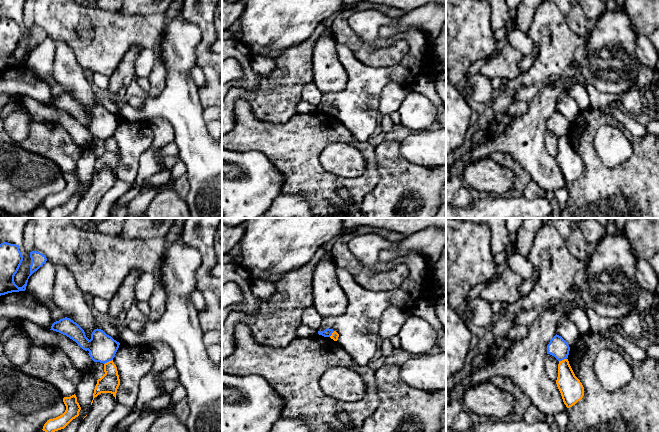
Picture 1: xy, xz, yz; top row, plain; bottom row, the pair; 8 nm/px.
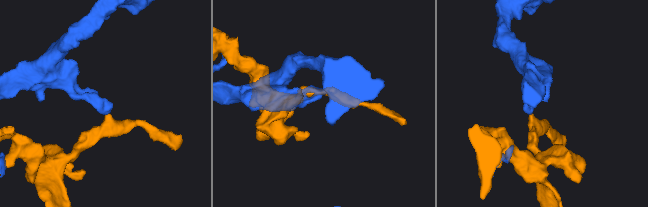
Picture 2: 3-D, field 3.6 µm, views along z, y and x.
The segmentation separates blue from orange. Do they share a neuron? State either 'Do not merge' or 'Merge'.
Do not merge

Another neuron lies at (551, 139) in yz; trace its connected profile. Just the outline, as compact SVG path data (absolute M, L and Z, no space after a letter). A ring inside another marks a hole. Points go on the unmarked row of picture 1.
M547 130L545 133L545 145L547 148L548 153L553 157L556 158L558 153L558 140L559 137L552 131Z

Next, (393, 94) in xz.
M389 83L383 89L377 109L378 117L397 112L404 98L412 92L412 87L399 83Z

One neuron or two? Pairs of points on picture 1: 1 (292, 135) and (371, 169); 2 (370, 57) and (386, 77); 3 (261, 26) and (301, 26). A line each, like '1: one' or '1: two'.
1: one
2: two
3: one

